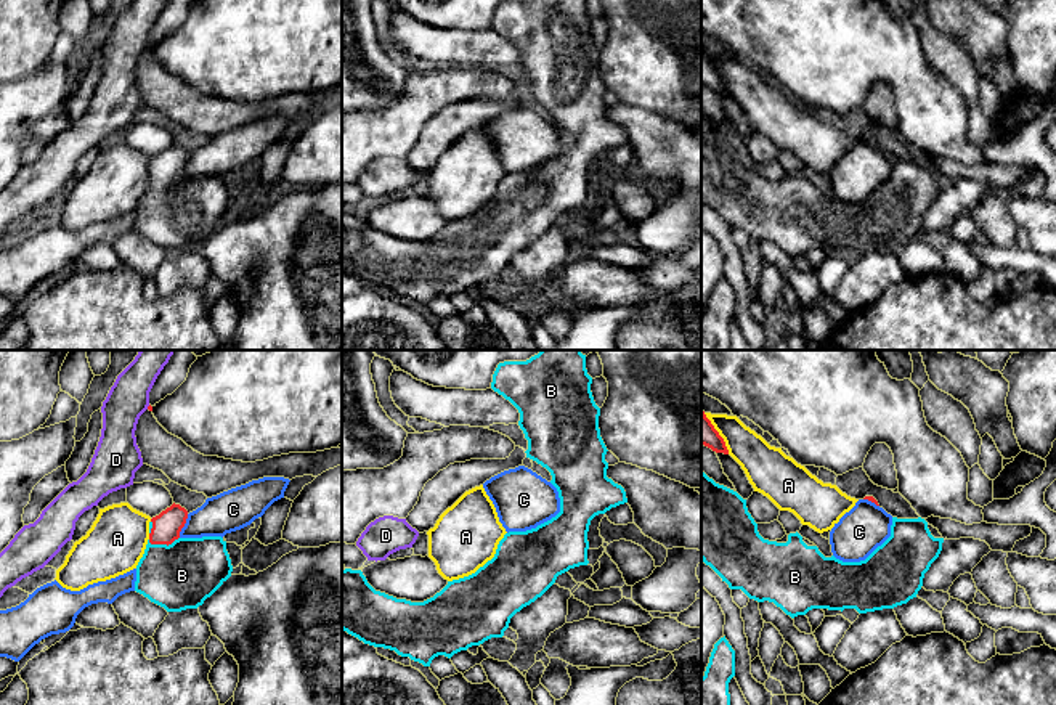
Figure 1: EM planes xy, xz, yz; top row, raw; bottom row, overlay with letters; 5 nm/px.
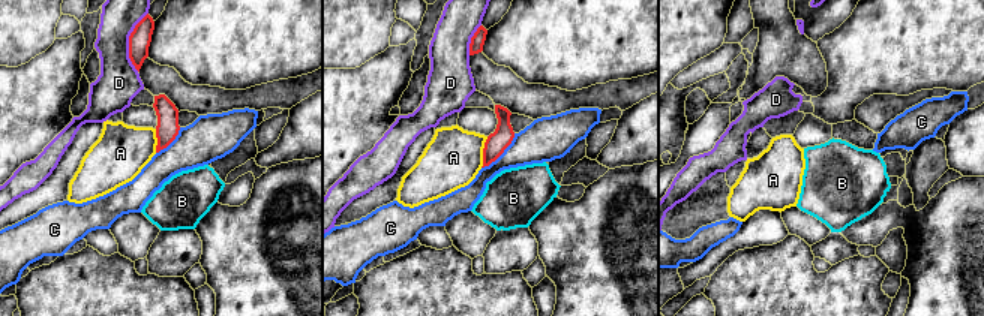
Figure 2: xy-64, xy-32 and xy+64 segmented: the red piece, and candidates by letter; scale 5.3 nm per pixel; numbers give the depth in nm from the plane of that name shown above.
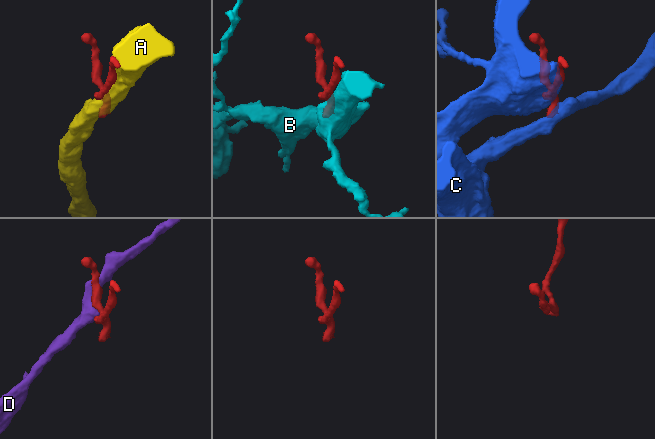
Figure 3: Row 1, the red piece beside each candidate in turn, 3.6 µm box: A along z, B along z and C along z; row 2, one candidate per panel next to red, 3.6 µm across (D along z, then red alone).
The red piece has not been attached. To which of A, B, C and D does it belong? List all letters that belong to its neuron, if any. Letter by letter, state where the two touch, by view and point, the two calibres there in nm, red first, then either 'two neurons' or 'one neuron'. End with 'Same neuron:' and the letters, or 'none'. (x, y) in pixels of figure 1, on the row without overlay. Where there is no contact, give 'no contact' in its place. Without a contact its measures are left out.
A: yz (718, 74) | 130/190 nm | two neurons
B: xy (162, 183) | 140/340 nm | one neuron
C: xy (183, 166) | 140/200 nm | two neurons
D: xy (148, 47) | 20/200 nm | two neurons
Same neuron: B

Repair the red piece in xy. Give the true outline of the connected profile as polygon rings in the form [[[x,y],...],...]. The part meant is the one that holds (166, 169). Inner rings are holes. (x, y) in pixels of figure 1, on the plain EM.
[[[172,145],[149,162],[135,231],[167,252],[197,249],[233,212],[221,177],[181,178],[188,151]]]

